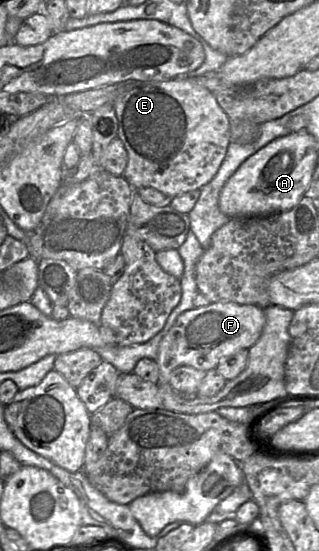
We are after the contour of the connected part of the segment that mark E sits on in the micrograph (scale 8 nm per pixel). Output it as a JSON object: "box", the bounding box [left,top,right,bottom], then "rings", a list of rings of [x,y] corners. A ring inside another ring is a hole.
{"box":[113,76,230,199],"rings":[[[182,76],[164,81],[132,83],[132,86],[115,100],[113,106],[118,120],[117,138],[122,141],[128,156],[123,177],[135,190],[150,187],[162,192],[168,199],[172,199],[178,195],[202,188],[217,173],[230,144],[230,120],[218,104],[214,95],[198,82],[198,77]]]}

